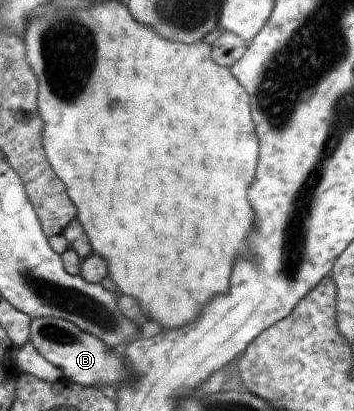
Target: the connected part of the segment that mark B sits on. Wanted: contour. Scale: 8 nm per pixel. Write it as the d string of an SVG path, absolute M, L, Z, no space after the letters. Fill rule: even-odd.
M39 317L32 322L32 340L35 346L39 349L39 352L53 364L64 370L66 378L73 380L75 384L83 384L87 388L98 388L101 385L108 385L109 387L119 392L119 388L125 388L125 386L133 386L139 378L135 376L133 368L127 366L127 352L123 349L112 350L101 339L98 339L95 335L85 332L79 325L67 319L58 319L57 317Z

